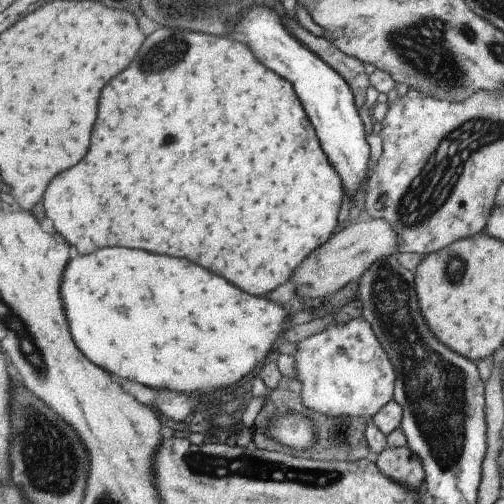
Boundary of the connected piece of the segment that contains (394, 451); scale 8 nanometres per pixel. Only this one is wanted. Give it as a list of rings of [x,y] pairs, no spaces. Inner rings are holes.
[[[407,446],[386,448],[373,459],[385,477],[398,481],[401,485],[407,485],[412,491],[418,491],[425,480],[420,457]]]

